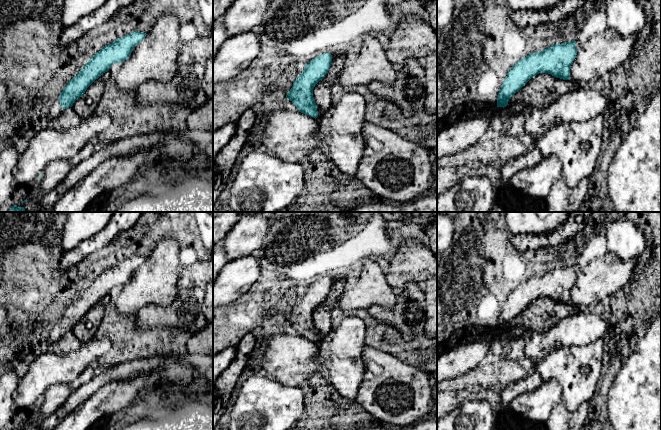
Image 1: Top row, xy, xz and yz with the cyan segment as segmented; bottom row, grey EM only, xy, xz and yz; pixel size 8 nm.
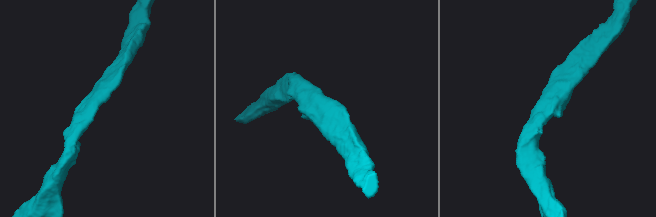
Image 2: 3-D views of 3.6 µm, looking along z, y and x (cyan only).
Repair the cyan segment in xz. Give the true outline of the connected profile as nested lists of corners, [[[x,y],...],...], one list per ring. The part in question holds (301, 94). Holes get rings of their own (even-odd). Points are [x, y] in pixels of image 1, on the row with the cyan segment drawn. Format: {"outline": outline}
{"outline": [[[323,53],[304,66],[303,72],[294,81],[286,98],[299,110],[313,118],[318,117],[317,105],[313,97],[315,85],[328,73],[332,55]]]}

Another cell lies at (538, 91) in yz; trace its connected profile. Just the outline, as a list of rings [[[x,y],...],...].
[[[539,73],[531,78],[513,96],[512,106],[547,106],[553,101],[553,95],[562,95],[575,90],[575,82],[556,78],[548,73]]]

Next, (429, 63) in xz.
[[[437,52],[430,53],[421,62],[410,58],[404,65],[397,67],[397,77],[393,83],[372,82],[367,88],[381,99],[396,105],[409,118],[423,110],[437,114]]]

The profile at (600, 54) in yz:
[[[608,27],[590,37],[577,51],[570,68],[570,80],[582,84],[601,81],[629,58],[638,37],[621,37]]]

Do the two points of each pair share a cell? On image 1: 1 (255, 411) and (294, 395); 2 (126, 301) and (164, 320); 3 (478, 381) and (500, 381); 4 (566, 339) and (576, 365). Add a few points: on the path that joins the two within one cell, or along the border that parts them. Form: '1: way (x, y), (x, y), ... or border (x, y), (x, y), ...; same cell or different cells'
1: way (265, 408), (274, 408), (284, 404); same cell
2: border (165, 305), (145, 305), (136, 314); different cells
3: way (483, 381), (495, 381); same cell
4: border (592, 341), (584, 345), (559, 347), (547, 355); different cells

